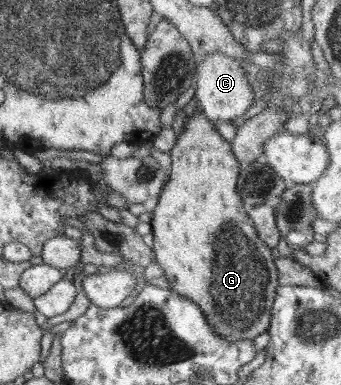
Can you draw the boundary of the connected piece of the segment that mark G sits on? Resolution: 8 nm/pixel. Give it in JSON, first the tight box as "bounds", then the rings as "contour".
{"bounds":[150,109,279,342],"contour":[[[200,109],[194,110],[193,114],[185,119],[184,128],[181,134],[177,136],[176,143],[170,153],[172,162],[169,179],[159,194],[159,202],[156,209],[151,213],[150,224],[153,233],[155,259],[163,268],[165,277],[169,281],[168,286],[172,292],[178,293],[181,297],[186,297],[189,301],[195,302],[203,310],[209,325],[221,337],[232,342],[239,341],[240,339],[254,340],[259,334],[268,331],[268,327],[270,326],[271,310],[276,296],[275,290],[279,284],[277,266],[274,261],[276,253],[269,246],[266,246],[266,243],[262,242],[262,239],[257,235],[252,219],[247,214],[248,209],[243,205],[243,200],[238,194],[237,182],[242,164],[237,161],[237,156],[233,153],[231,142],[226,141],[218,133],[215,124]]]}

